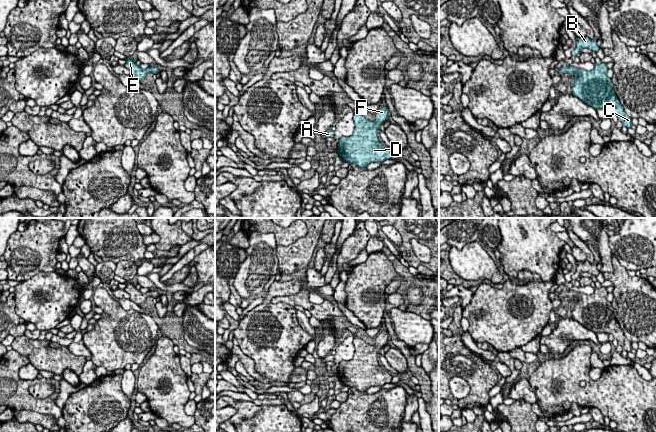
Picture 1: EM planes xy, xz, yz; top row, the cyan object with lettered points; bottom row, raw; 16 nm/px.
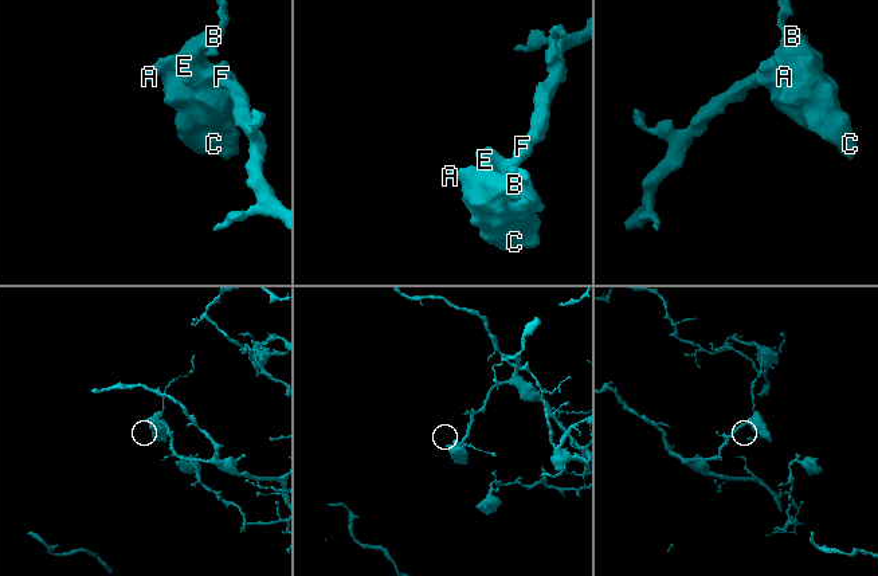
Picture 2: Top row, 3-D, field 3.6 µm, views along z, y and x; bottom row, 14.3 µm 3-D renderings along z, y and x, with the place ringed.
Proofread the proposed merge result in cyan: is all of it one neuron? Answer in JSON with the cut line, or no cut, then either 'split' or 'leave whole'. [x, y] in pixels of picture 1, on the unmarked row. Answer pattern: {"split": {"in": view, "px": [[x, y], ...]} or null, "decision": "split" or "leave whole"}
{"split": null, "decision": "leave whole"}

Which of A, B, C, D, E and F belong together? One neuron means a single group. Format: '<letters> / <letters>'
A B C D E F

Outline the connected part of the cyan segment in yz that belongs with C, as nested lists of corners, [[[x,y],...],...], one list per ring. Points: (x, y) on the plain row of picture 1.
[[[601,286],[599,288],[595,287],[594,293],[591,295],[572,290],[563,290],[557,297],[560,299],[568,296],[575,299],[574,309],[571,312],[574,320],[594,333],[612,334],[623,350],[631,352],[632,343],[626,338],[615,319],[614,310],[611,302],[607,300],[607,295],[607,288]]]

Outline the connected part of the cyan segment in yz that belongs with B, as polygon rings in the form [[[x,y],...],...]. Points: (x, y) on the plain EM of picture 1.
[[[584,261],[576,266],[576,272],[571,277],[572,280],[579,280],[580,274],[583,272],[589,272],[597,276],[600,271],[597,269],[597,265]]]

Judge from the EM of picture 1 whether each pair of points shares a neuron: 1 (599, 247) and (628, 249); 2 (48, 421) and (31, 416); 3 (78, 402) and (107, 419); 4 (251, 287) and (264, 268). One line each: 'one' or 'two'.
1: two
2: one
3: one
4: one

